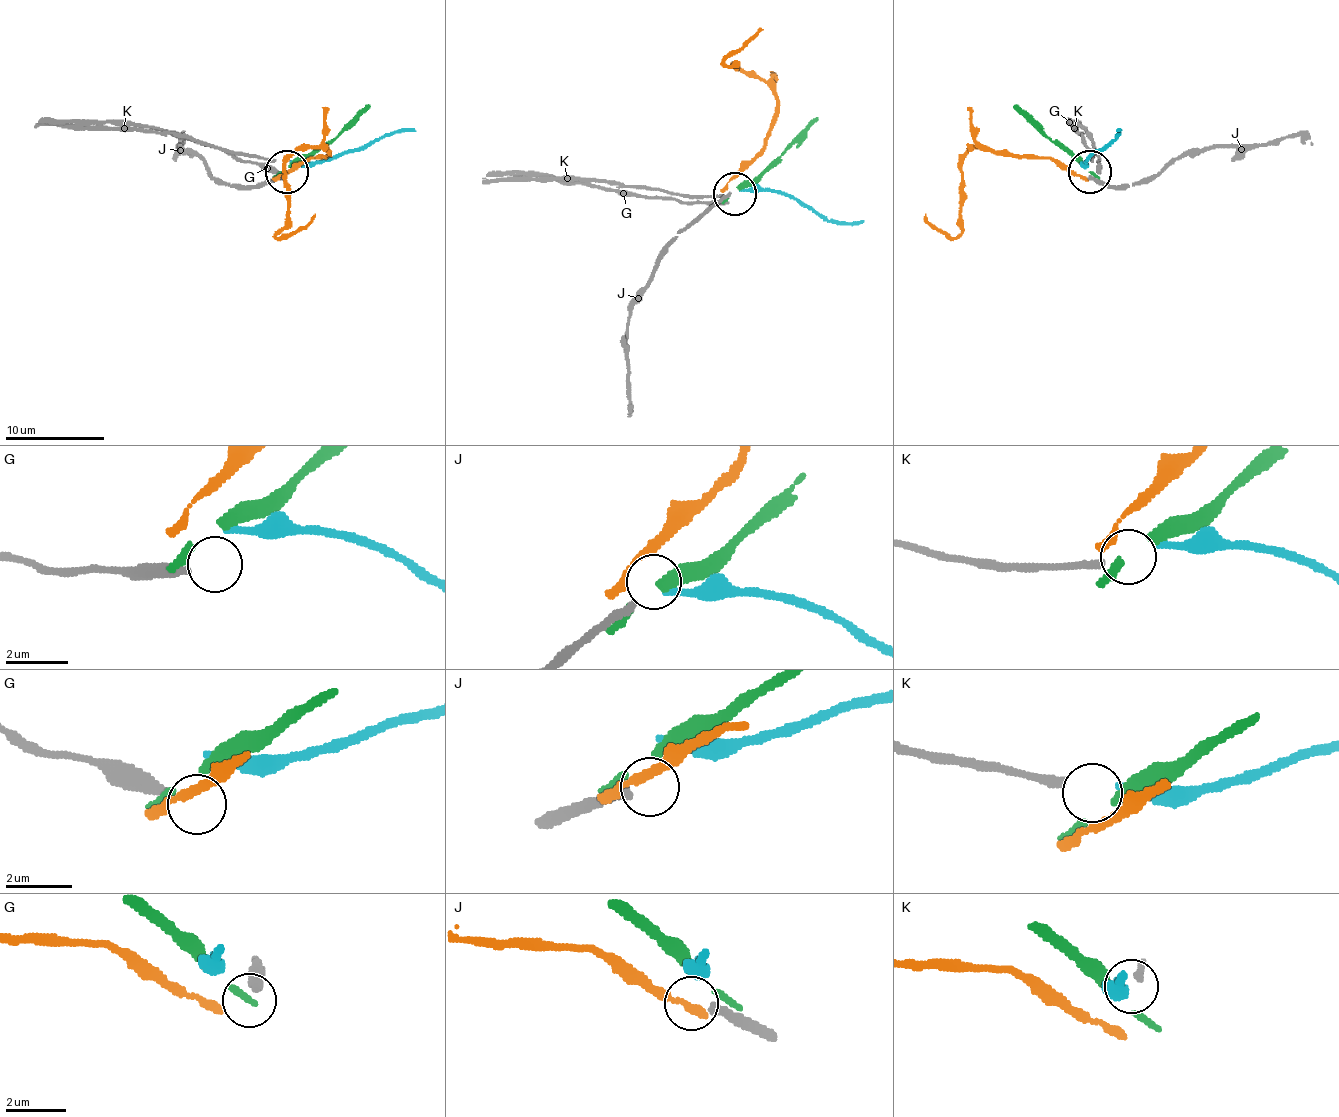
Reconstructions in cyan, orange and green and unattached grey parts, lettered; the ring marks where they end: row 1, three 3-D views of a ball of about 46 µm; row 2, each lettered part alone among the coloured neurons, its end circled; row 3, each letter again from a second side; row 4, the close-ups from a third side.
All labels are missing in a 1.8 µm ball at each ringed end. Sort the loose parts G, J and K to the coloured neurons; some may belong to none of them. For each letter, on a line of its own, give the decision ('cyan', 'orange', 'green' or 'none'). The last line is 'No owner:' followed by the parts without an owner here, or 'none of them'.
G: none
J: none
K: none
No owner: G, J, K

